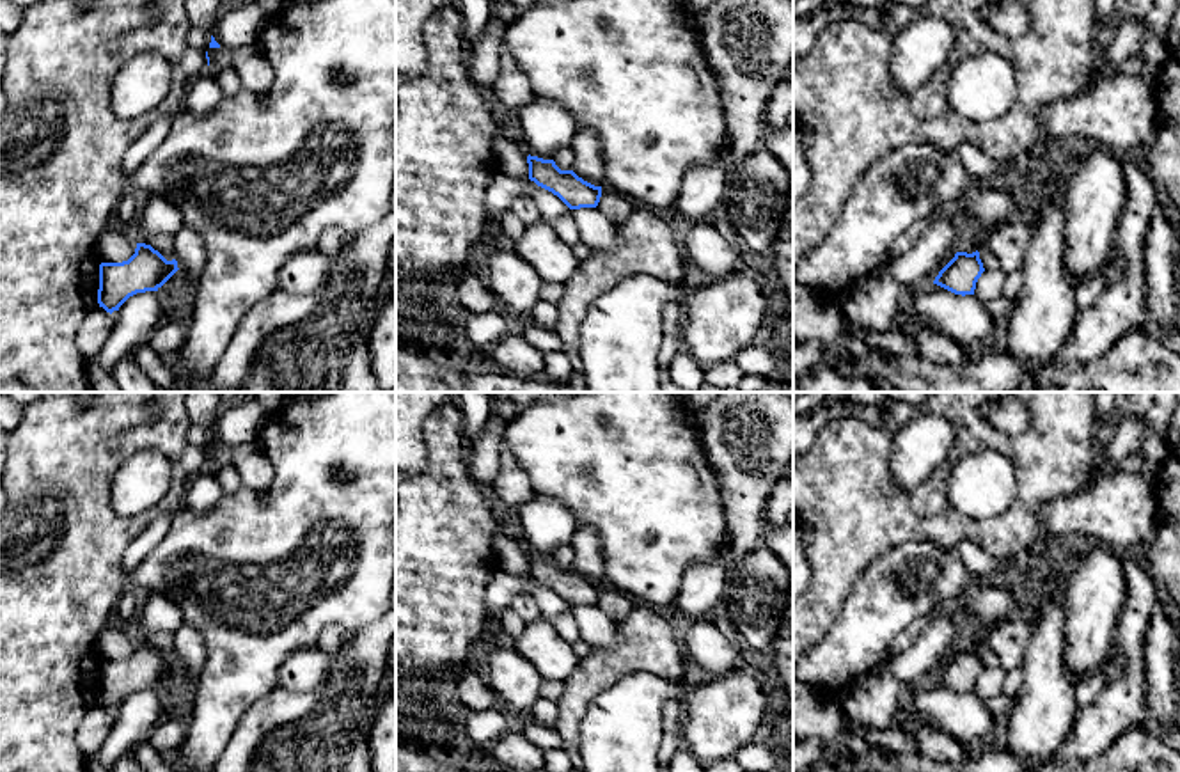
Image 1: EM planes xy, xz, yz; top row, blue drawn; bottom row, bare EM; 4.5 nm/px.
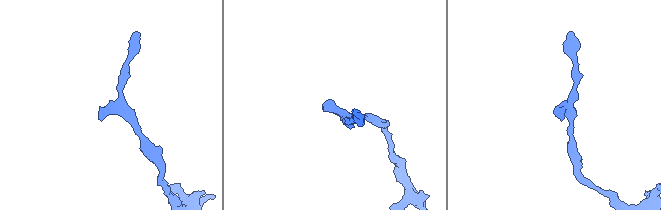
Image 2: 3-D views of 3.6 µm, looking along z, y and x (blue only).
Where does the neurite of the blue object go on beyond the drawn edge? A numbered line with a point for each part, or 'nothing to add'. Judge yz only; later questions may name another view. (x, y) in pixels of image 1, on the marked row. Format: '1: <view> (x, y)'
nothing to add

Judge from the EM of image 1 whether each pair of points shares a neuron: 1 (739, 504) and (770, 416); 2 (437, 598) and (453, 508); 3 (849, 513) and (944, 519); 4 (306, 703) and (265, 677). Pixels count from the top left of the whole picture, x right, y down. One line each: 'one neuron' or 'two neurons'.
1: one neuron
2: one neuron
3: one neuron
4: two neurons

